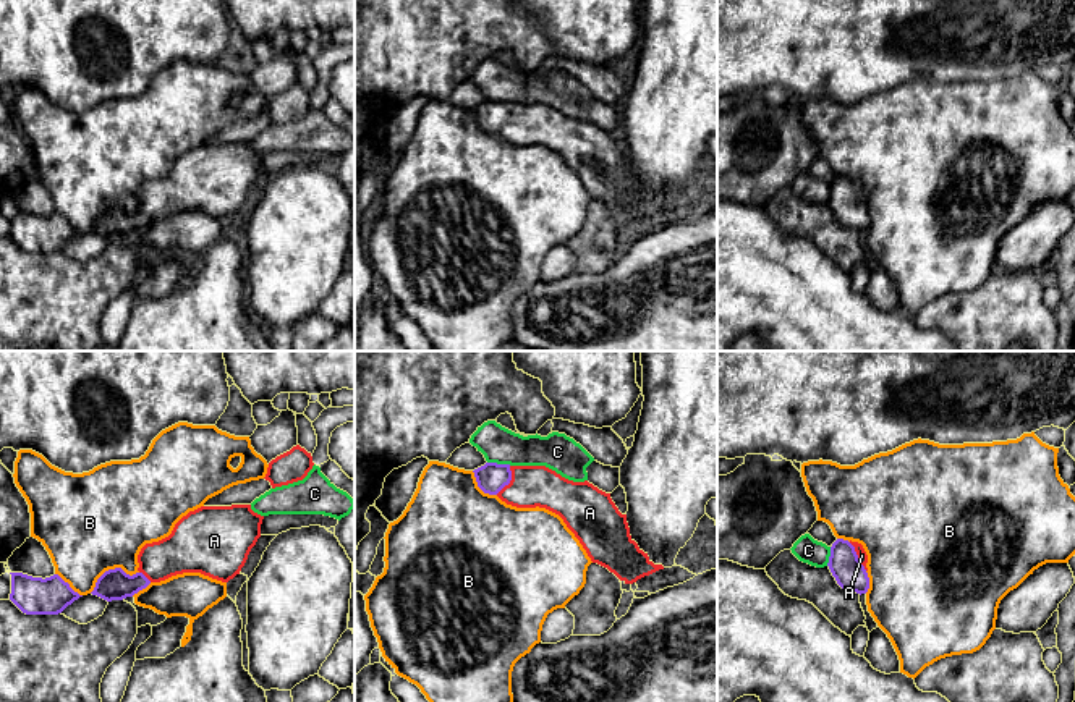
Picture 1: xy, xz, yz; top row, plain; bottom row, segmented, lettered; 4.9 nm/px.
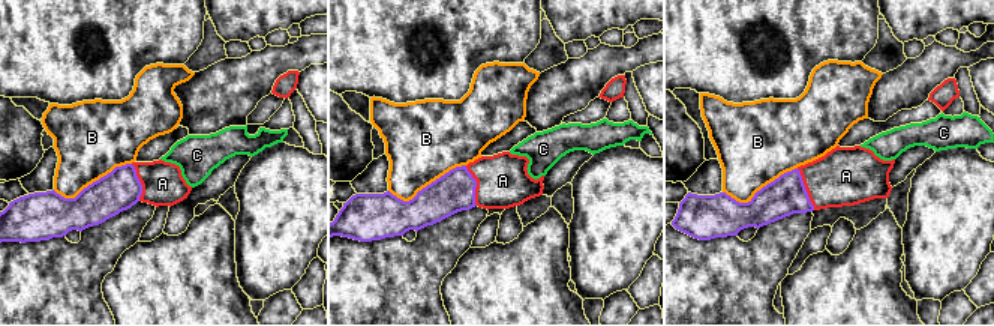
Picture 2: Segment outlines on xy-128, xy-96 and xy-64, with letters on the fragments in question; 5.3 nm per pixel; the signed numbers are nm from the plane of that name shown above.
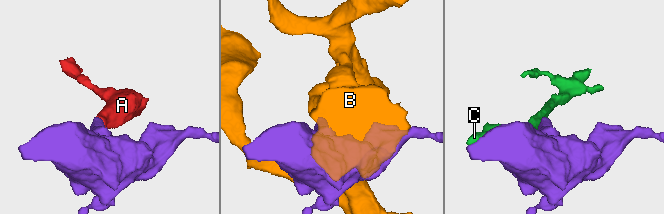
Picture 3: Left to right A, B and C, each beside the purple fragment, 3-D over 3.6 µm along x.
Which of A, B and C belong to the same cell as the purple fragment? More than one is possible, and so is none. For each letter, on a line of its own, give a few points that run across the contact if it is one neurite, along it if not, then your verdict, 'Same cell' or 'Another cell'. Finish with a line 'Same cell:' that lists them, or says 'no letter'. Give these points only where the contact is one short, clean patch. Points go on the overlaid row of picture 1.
A: Line: xz (491, 477), (510, 479), (517, 486), (531, 486). Same cell
B: Another cell
C: Another cell
Same cell: A

